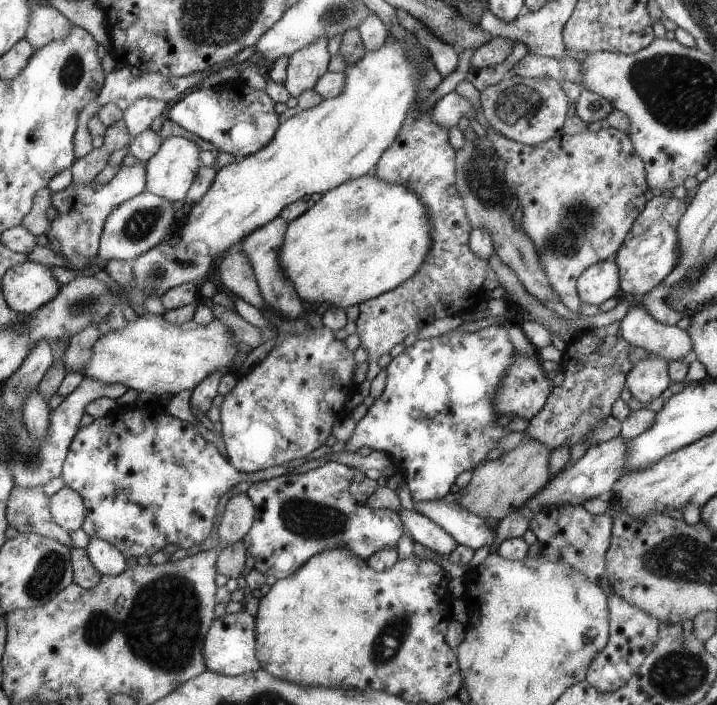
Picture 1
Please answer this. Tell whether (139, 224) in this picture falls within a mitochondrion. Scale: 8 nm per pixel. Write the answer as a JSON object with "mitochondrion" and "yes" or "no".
{"mitochondrion":"yes"}

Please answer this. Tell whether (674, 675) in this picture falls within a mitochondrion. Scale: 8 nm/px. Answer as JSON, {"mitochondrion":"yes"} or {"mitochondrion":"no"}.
{"mitochondrion":"yes"}

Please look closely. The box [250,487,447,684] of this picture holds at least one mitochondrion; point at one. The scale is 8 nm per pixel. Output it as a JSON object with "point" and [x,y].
{"point":[297,517]}

